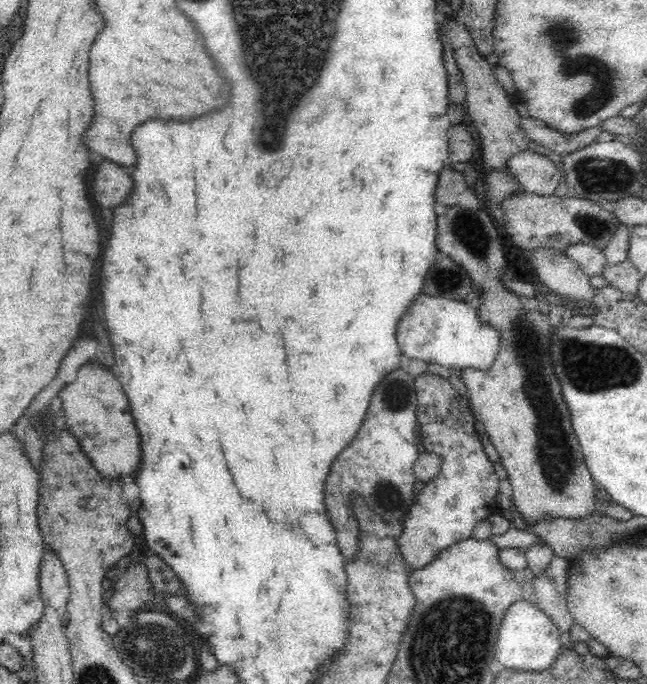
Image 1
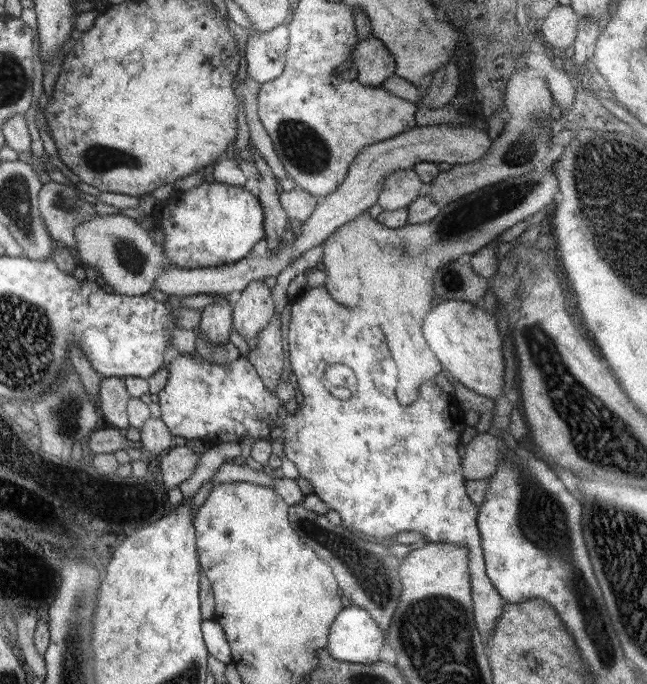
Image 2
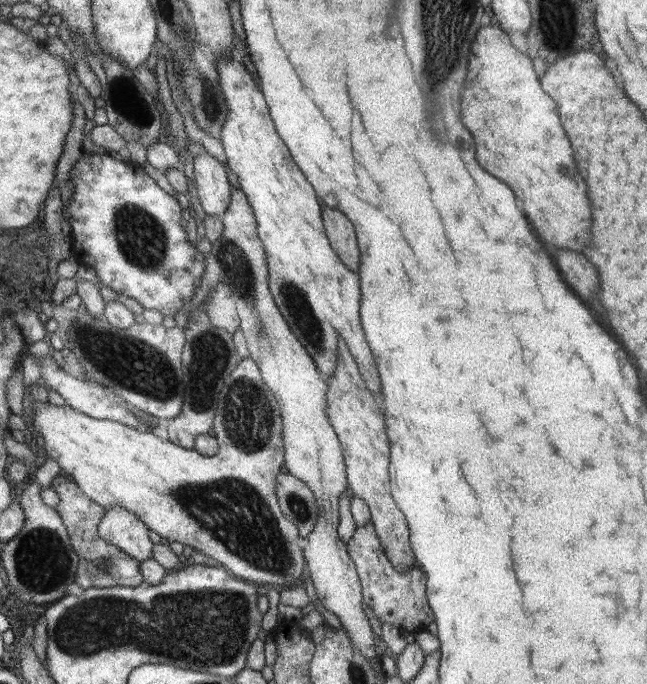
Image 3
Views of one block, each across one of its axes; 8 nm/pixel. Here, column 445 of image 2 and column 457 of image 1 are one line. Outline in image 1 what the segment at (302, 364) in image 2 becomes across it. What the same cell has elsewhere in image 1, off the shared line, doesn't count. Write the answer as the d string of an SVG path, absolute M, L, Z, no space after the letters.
M428 372L415 378L415 387L419 402L416 416L422 429L422 444L427 452L442 457L440 474L416 496L411 514L402 524L404 533L398 542L405 563L413 571L418 571L434 563L450 545L471 538L480 522L495 512L499 513L495 504L499 479L493 462L486 458L476 438L468 402L452 389L448 381Z

